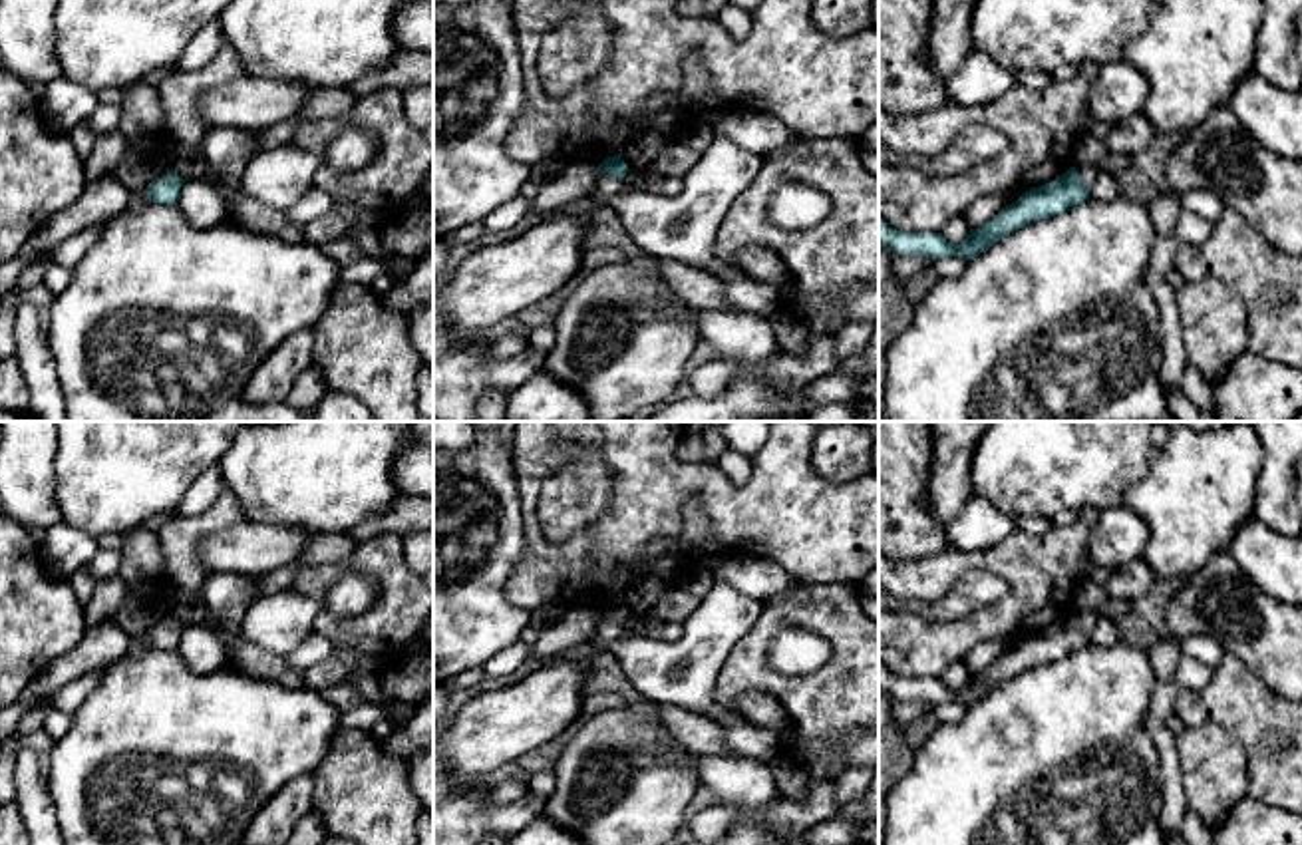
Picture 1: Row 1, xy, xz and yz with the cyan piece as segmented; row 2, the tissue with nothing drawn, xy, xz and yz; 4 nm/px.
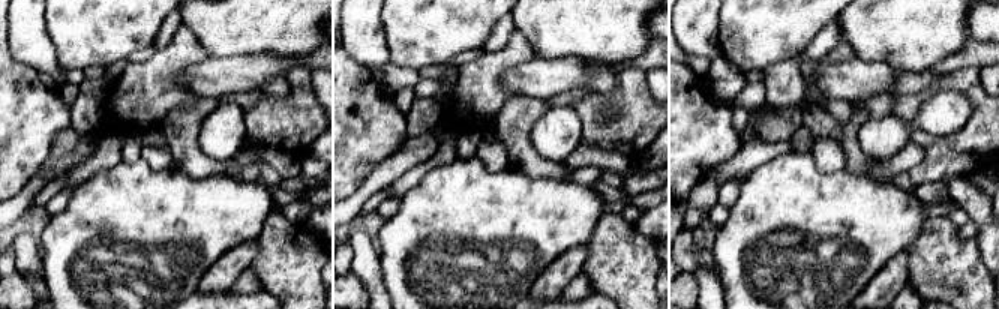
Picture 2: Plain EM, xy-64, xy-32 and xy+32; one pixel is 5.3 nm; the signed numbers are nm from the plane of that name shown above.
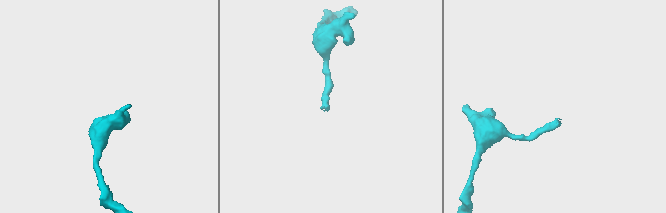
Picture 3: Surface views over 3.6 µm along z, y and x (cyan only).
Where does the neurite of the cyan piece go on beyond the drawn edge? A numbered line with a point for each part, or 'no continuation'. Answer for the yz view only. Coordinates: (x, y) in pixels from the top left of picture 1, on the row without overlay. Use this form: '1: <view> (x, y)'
1: yz (1088, 621)

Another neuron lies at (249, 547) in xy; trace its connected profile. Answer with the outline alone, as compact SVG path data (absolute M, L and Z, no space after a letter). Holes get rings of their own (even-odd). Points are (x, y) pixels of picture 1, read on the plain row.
M241 521L199 541L199 559L209 573L256 577L296 565L316 535L280 525Z

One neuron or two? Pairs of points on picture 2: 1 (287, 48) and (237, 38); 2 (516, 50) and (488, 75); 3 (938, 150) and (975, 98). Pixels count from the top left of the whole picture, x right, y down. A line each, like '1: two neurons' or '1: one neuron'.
1: one neuron
2: one neuron
3: one neuron

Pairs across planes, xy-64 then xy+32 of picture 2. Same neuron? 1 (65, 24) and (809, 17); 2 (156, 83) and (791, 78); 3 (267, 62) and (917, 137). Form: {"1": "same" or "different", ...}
{"1": "same", "2": "different", "3": "different"}

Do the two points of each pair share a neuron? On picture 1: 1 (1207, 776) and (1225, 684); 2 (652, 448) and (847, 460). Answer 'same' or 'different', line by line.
1: different
2: different

